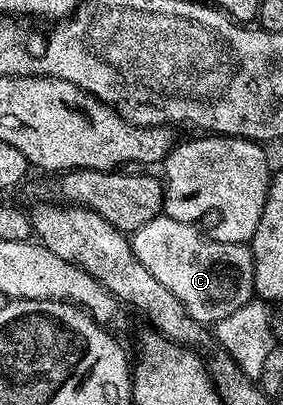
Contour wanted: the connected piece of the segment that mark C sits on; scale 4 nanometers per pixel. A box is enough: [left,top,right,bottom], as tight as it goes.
[132,215,255,327]

